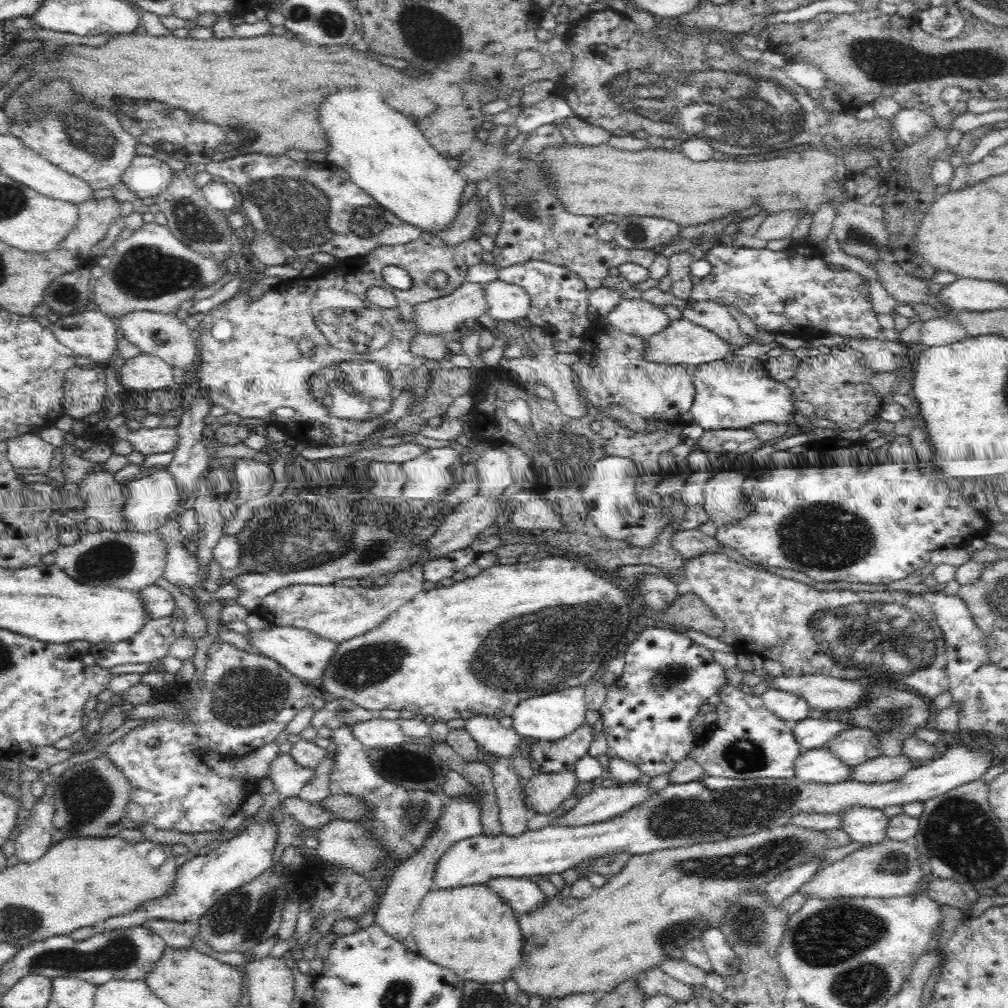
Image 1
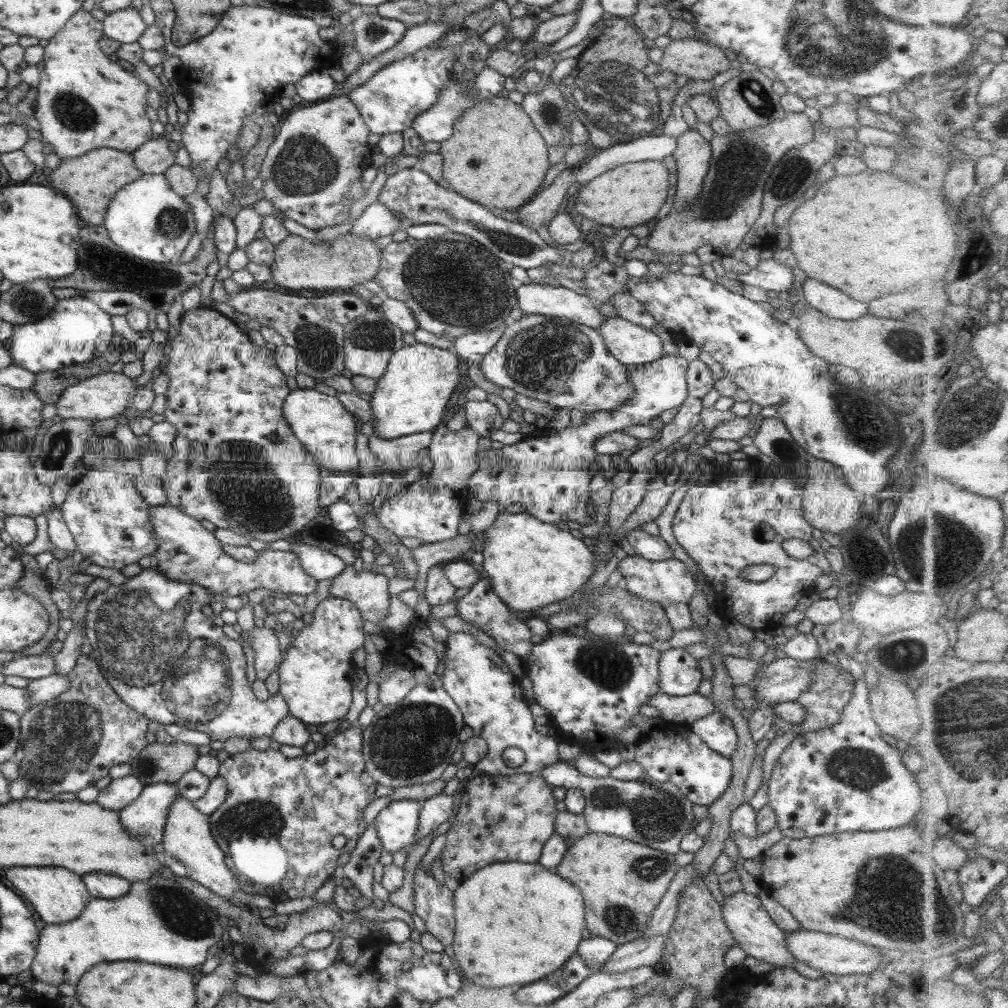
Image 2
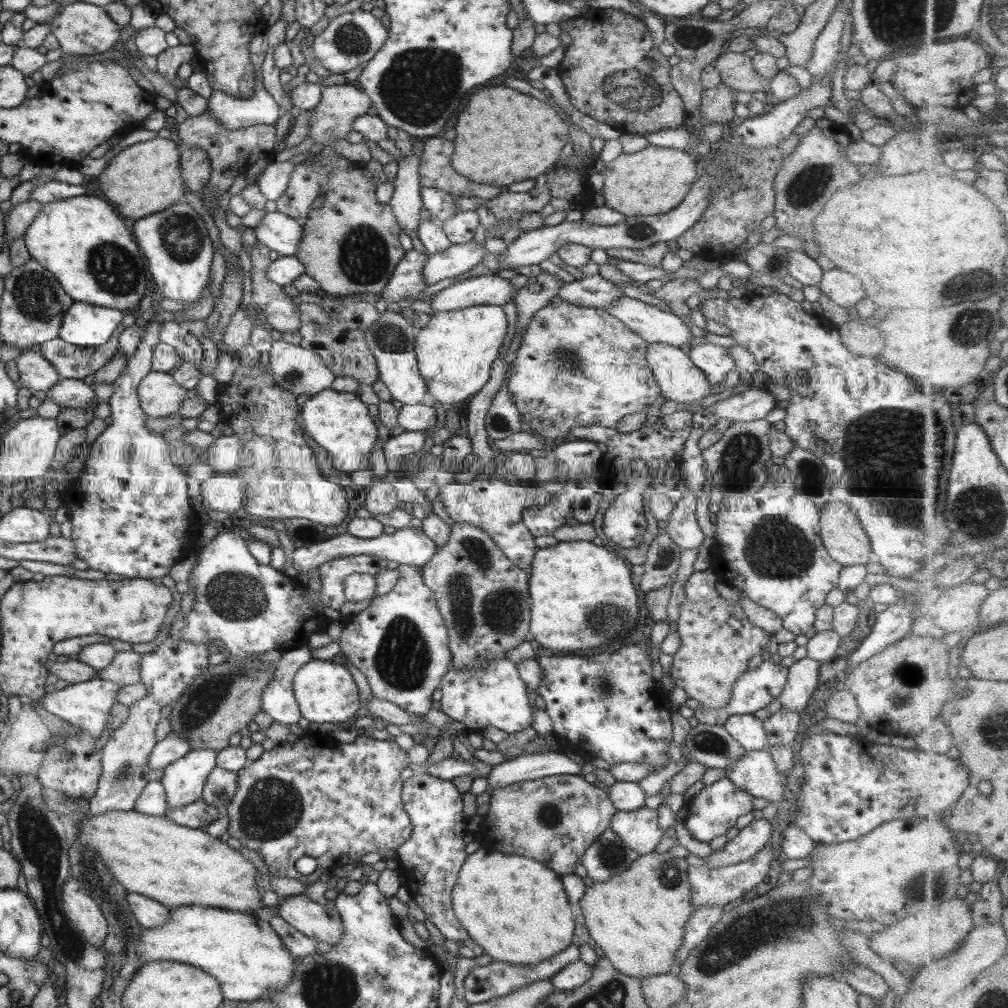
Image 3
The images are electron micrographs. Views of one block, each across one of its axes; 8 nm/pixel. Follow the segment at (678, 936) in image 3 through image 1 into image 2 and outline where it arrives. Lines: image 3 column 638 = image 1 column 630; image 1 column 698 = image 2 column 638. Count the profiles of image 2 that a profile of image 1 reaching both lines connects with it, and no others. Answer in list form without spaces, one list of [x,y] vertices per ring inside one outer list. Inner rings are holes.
[[[586,833],[569,846],[562,860],[555,866],[556,874],[564,876],[582,890],[586,902],[586,928],[592,937],[606,937],[616,944],[641,938],[648,919],[662,901],[672,879],[676,876],[678,866],[674,855],[644,846],[617,836]]]

